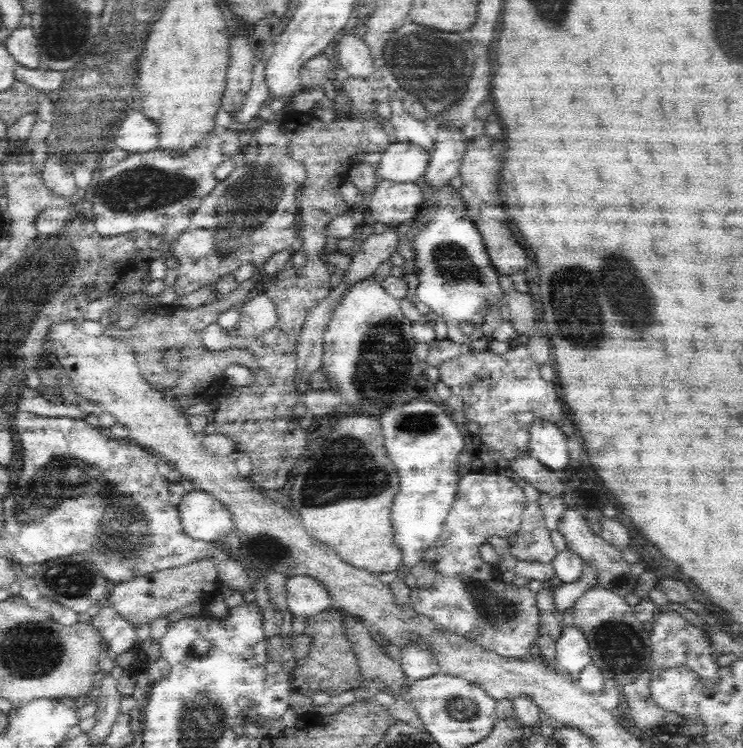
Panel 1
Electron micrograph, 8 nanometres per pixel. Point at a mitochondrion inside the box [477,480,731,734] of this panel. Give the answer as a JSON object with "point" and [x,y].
{"point":[621,646]}

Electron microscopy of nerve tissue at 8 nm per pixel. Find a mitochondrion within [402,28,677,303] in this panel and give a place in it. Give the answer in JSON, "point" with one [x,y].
{"point":[451,262]}

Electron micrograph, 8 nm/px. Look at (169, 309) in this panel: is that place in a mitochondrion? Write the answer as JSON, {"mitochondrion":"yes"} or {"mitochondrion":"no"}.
{"mitochondrion":"no"}

